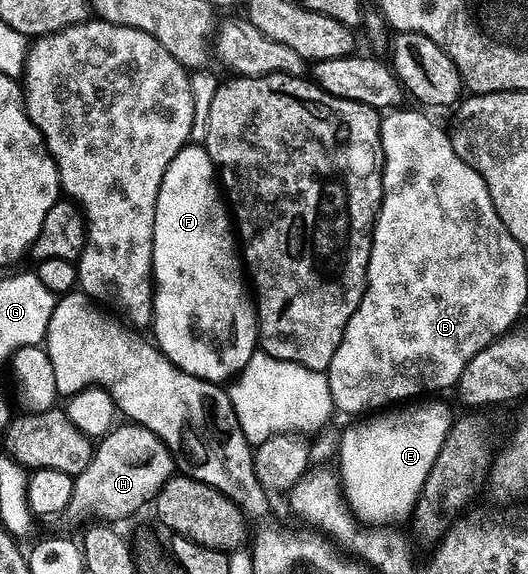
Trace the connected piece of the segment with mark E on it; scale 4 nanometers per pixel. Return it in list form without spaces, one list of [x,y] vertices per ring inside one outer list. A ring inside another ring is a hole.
[[[441,402],[397,411],[384,413],[377,420],[358,421],[361,423],[346,430],[339,450],[344,503],[360,523],[375,528],[406,523],[403,521],[416,513],[426,482],[455,421],[455,413]]]

